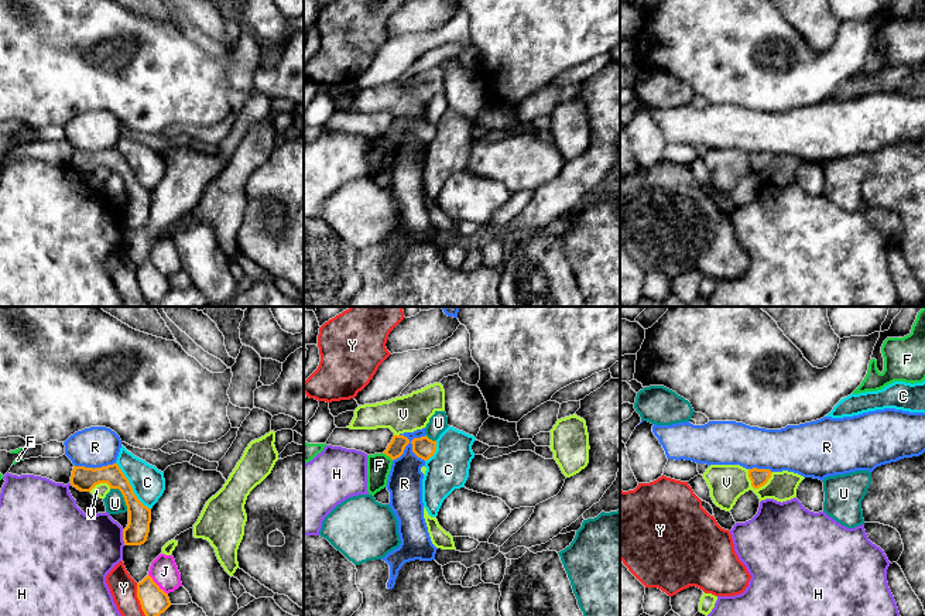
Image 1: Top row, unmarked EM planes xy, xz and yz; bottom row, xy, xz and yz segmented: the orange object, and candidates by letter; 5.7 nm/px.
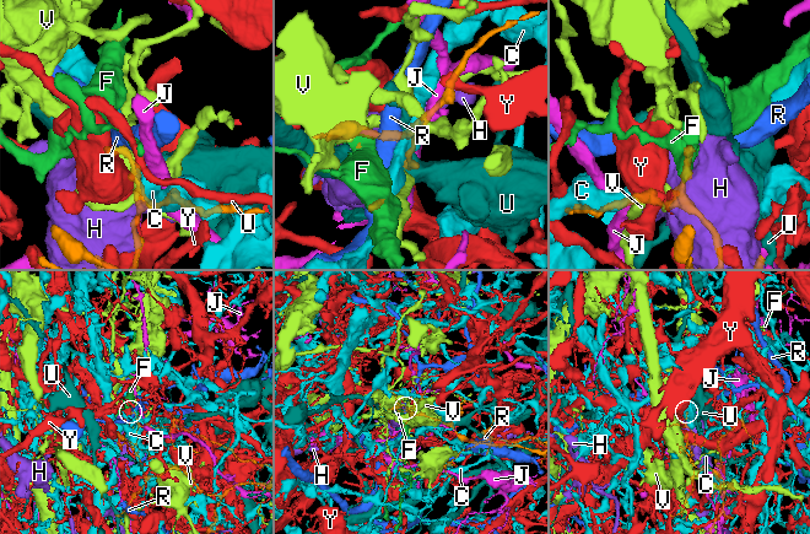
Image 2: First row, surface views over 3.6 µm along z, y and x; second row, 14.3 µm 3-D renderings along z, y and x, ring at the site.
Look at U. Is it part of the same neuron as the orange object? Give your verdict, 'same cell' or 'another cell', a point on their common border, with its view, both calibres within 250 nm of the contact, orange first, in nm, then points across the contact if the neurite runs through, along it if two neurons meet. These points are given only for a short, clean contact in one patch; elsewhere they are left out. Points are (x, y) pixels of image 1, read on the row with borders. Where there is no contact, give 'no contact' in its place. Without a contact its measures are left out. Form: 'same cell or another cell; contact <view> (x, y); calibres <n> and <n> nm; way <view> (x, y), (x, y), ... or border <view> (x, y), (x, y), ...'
another cell; contact xy (123, 496); calibres 140 and 120 nm

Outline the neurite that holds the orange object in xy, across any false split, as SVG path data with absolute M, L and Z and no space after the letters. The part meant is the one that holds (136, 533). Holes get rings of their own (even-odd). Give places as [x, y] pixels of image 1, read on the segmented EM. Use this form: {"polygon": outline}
{"polygon": "M117 463L102 468L73 466L71 485L80 492L90 492L96 485L107 483L110 489L119 489L124 497L129 524L123 530L126 545L141 545L147 541L151 523L151 509L144 506L133 492L129 479Z"}

